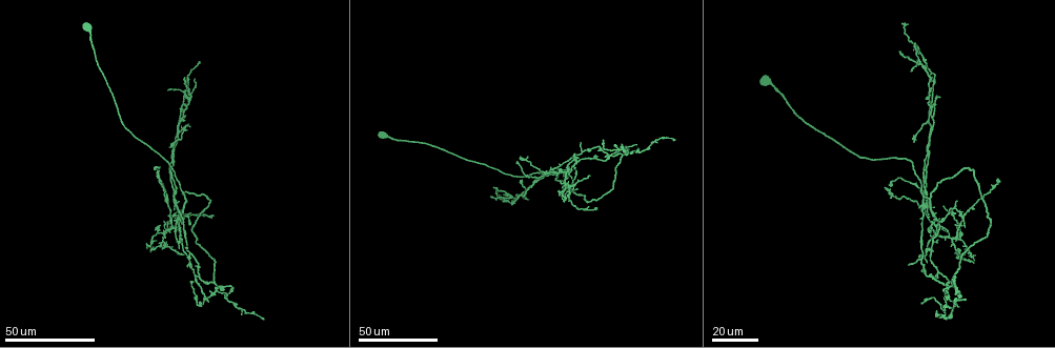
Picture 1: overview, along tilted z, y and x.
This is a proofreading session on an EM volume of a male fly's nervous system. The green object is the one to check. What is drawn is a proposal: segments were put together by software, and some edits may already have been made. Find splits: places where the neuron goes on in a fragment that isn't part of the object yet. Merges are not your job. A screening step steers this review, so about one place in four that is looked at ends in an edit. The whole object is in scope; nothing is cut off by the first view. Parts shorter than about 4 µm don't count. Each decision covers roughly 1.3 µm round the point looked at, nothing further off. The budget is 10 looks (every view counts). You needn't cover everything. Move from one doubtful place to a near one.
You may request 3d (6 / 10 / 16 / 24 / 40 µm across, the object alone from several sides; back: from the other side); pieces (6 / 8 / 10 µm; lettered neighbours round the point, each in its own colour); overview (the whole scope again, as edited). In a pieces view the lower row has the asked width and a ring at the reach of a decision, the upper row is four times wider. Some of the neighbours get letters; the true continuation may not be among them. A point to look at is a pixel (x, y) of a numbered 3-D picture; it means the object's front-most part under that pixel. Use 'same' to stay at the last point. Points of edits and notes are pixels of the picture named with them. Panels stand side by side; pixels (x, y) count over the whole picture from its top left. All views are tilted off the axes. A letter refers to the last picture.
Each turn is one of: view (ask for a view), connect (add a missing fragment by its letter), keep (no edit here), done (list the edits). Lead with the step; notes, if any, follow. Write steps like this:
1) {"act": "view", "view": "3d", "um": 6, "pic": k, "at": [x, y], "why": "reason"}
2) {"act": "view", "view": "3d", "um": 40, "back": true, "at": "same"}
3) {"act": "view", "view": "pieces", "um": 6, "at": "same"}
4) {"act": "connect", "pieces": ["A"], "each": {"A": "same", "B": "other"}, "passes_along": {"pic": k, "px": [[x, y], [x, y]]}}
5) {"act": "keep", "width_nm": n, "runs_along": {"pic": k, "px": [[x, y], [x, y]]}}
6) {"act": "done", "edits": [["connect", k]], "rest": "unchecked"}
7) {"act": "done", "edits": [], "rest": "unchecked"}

{"act": "view", "view": "3d", "um": 24, "pic": 1, "at": [937, 311], "why": "branch stops here"}

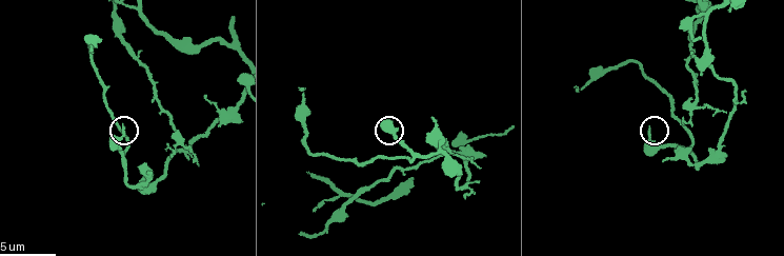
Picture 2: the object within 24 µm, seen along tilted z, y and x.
{"act": "view", "view": "pieces", "um": 8, "pic": 2, "at": [122, 127], "why": "see the neighbours"}

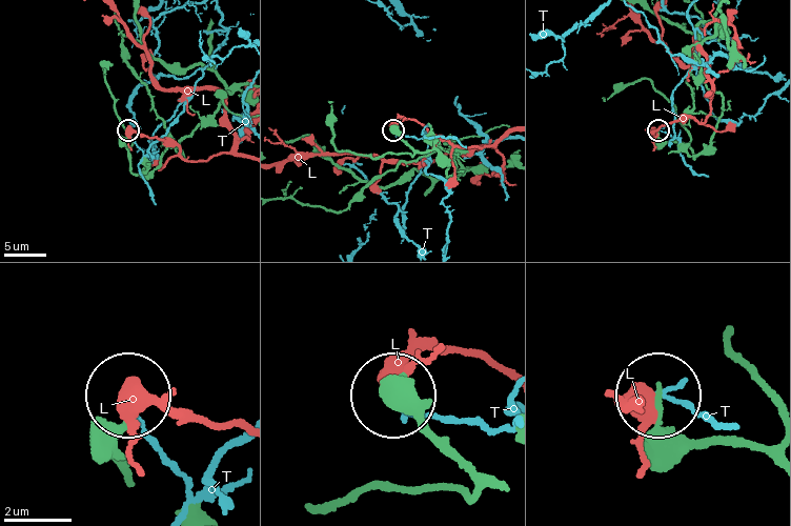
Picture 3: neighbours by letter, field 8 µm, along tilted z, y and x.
{"act": "keep", "each": {"L": "other", "T": "other"}, "runs_along": {"pic": 3, "px": [[763, 452], [673, 431], [662, 421], [658, 400]]}, "found": "none of them fits"}

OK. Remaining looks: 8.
{"act": "view", "view": "3d", "um": 40, "pic": 1, "at": [579, 143], "why": "free end"}

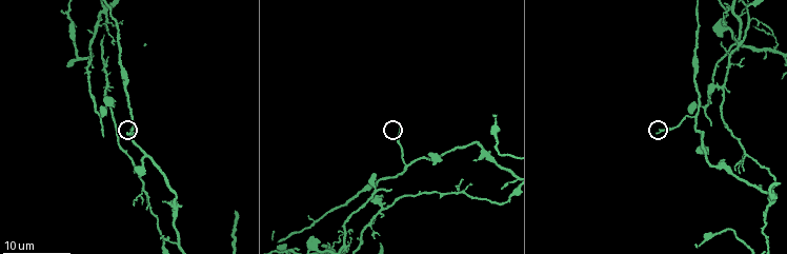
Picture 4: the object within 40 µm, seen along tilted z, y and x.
{"act": "view", "view": "pieces", "um": 8, "pic": 4, "at": [655, 133]}

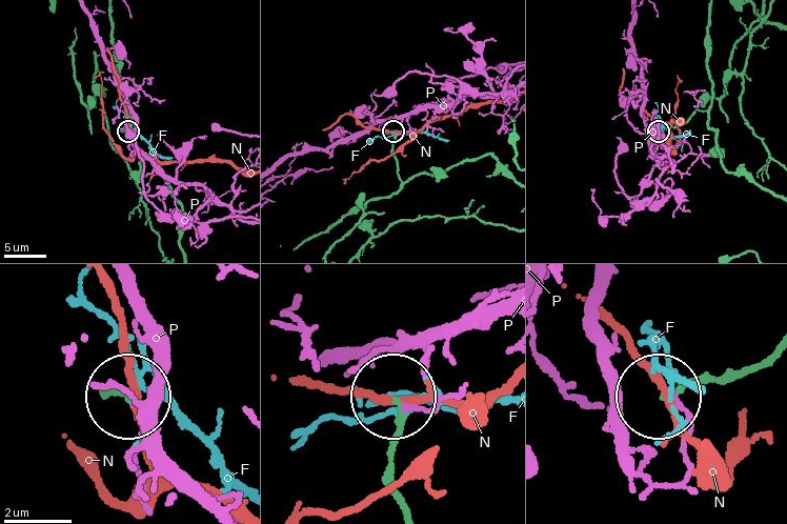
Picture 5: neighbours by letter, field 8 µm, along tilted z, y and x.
{"act": "keep", "each": {"F": "other", "N": "other", "P": "other"}, "runs_along": {"pic": 5, "px": [[354, 212], [402, 188], [392, 145], [394, 132]]}, "found": "none of them fits"}

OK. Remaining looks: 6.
{"act": "view", "view": "3d", "um": 16, "pic": 4, "at": [392, 189], "why": "free end"}

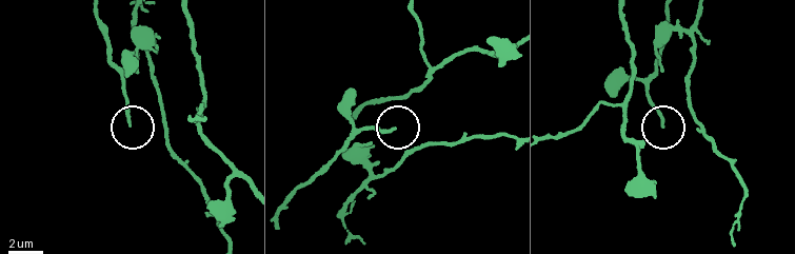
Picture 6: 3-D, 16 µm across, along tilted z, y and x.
{"act": "view", "view": "pieces", "um": 8, "pic": 6, "at": [393, 129]}

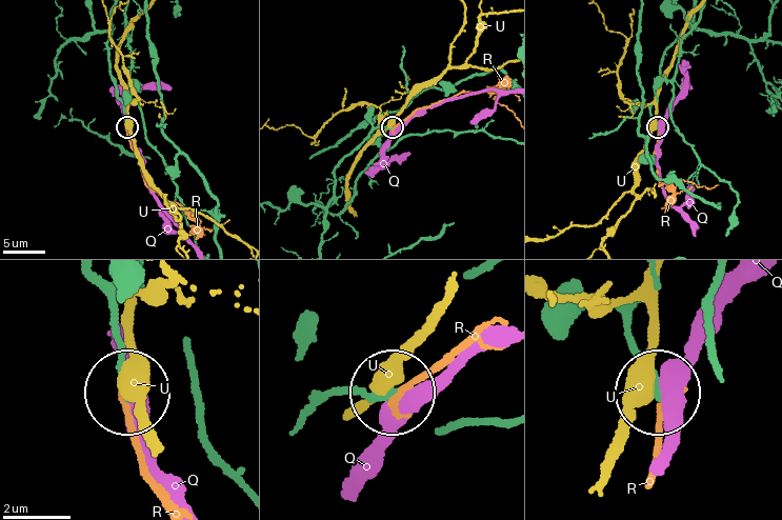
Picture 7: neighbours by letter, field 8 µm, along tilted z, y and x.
{"act": "connect", "pieces": ["R"], "each": {"Q": "other", "R": "same", "U": "other"}, "found": "the neuron continues"}

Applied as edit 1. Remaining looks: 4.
{"act": "view", "view": "3d", "um": 16, "pic": 4, "at": [381, 244], "why": "long arm stops here"}

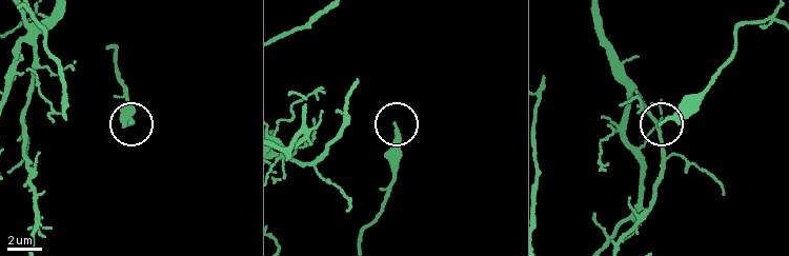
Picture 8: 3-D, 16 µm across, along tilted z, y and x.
{"act": "view", "view": "pieces", "um": 6, "pic": 8, "at": [660, 122]}

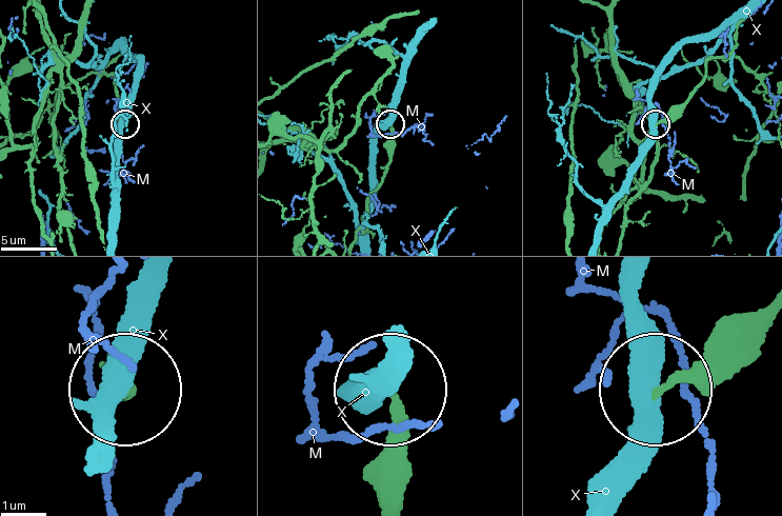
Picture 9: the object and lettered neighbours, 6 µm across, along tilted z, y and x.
{"act": "keep", "each": {"M": "other", "X": "other"}, "runs_along": {"pic": 9, "px": [[766, 310], [665, 380]]}, "found": "none of them fits"}

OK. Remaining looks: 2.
{"act": "view", "view": "3d", "um": 24, "pic": 1, "at": [915, 43], "why": "branch stops here"}

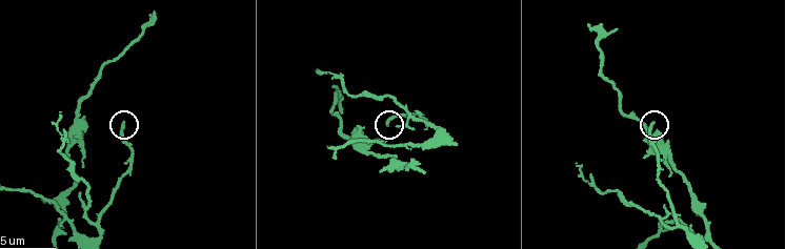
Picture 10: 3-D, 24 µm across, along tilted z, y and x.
{"act": "view", "view": "pieces", "um": 10, "pic": 10, "at": [651, 124]}

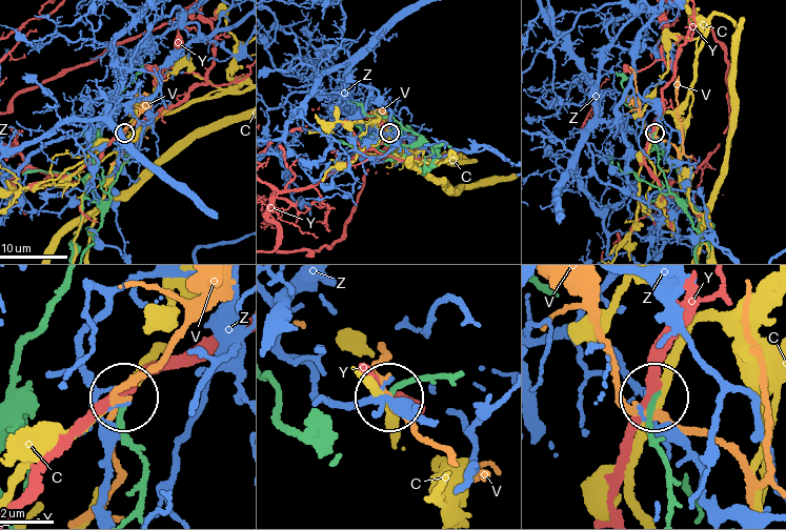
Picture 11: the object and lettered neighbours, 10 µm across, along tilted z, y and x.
{"act": "keep", "each": {"C": "other", "V": "other", "Y": "other", "Z": "other"}, "runs_along": {"pic": 11, "px": [[672, 512], [669, 468], [649, 425], [653, 403]]}, "found": "no lettered fragment goes on from it"}

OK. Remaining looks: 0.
{"act": "done", "edits": [["connect", 7]], "rest": "unchecked"}

